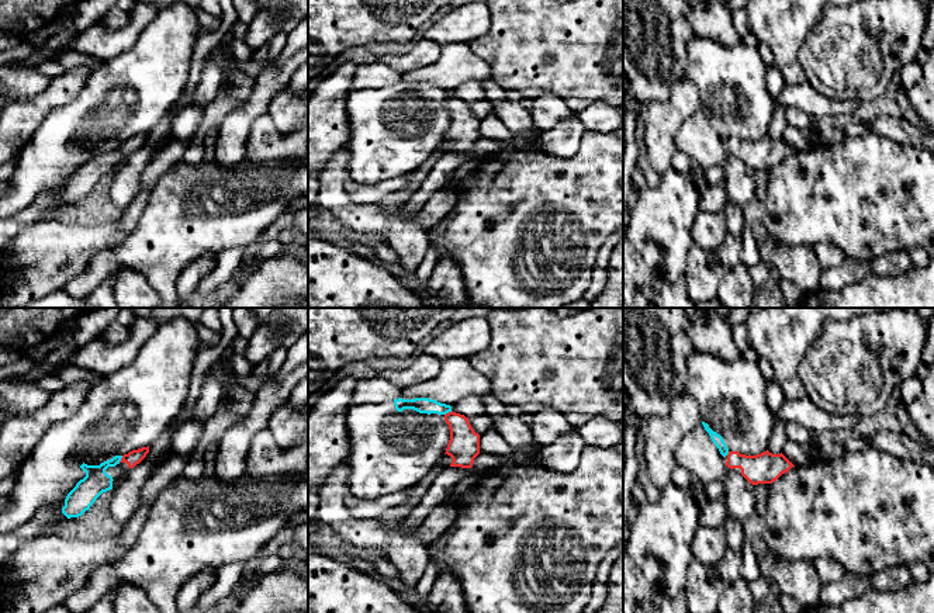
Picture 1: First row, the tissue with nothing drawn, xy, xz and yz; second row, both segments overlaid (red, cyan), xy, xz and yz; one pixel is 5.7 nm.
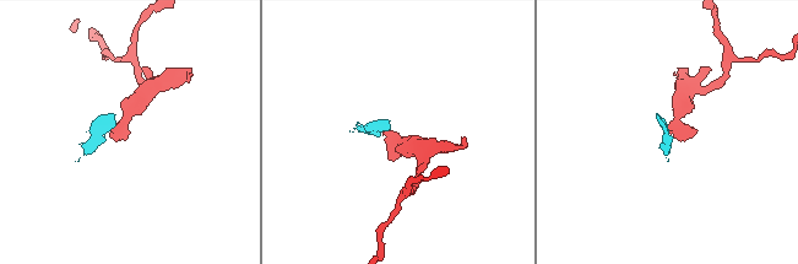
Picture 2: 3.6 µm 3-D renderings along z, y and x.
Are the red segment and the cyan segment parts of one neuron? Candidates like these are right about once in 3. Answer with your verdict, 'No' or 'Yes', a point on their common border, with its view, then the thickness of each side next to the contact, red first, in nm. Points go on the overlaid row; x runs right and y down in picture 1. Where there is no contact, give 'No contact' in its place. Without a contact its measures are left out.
Yes. Touches red at xz (449, 412). Thickness 180 nm (red) against 100 nm

